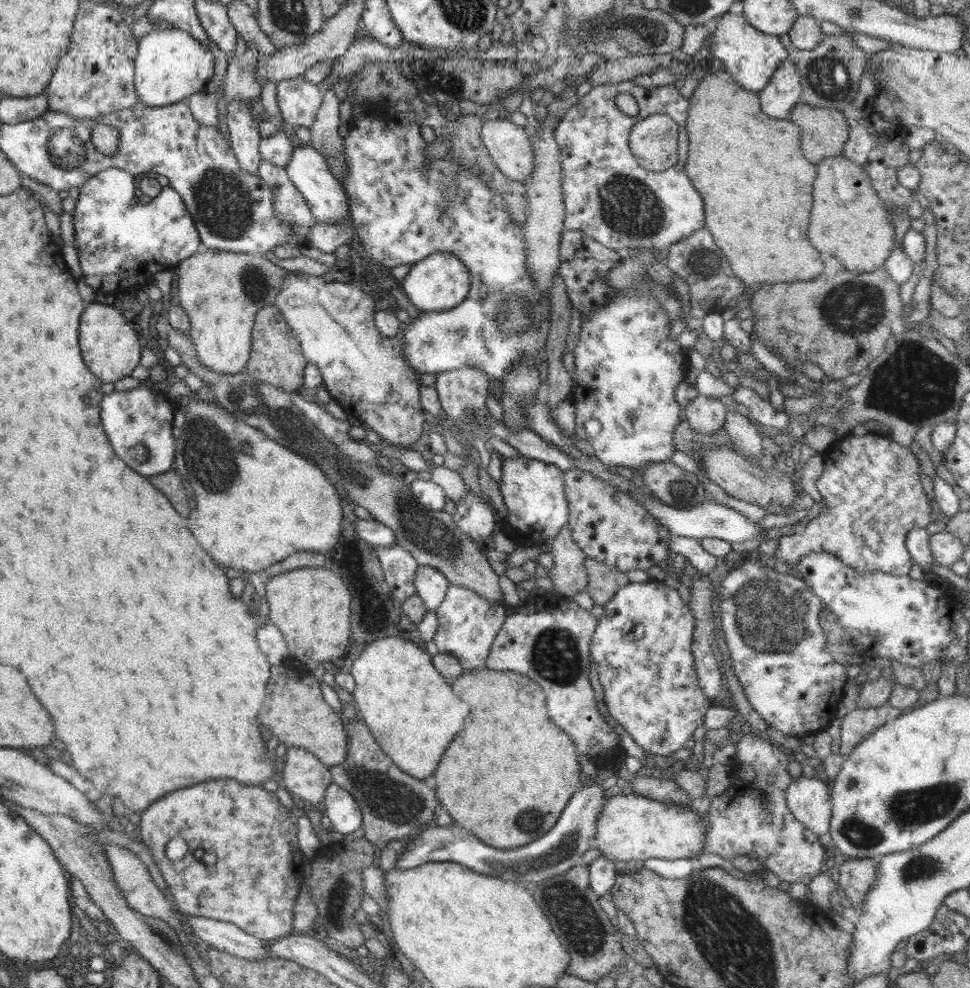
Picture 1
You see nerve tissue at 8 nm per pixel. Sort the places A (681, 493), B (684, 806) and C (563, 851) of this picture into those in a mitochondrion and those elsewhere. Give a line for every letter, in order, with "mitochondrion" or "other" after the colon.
A: mitochondrion
B: other
C: mitochondrion

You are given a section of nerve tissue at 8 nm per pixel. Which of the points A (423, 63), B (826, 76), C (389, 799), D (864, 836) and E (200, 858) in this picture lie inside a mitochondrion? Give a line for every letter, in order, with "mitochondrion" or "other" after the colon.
A: other
B: mitochondrion
C: mitochondrion
D: mitochondrion
E: other

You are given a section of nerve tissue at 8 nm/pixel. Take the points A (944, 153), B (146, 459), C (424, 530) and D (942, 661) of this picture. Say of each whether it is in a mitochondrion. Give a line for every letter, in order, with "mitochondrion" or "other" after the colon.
A: other
B: other
C: mitochondrion
D: other

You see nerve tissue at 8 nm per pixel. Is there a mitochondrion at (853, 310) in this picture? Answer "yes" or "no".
yes

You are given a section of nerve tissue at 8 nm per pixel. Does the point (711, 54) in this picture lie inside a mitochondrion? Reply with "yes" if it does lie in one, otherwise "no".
no

